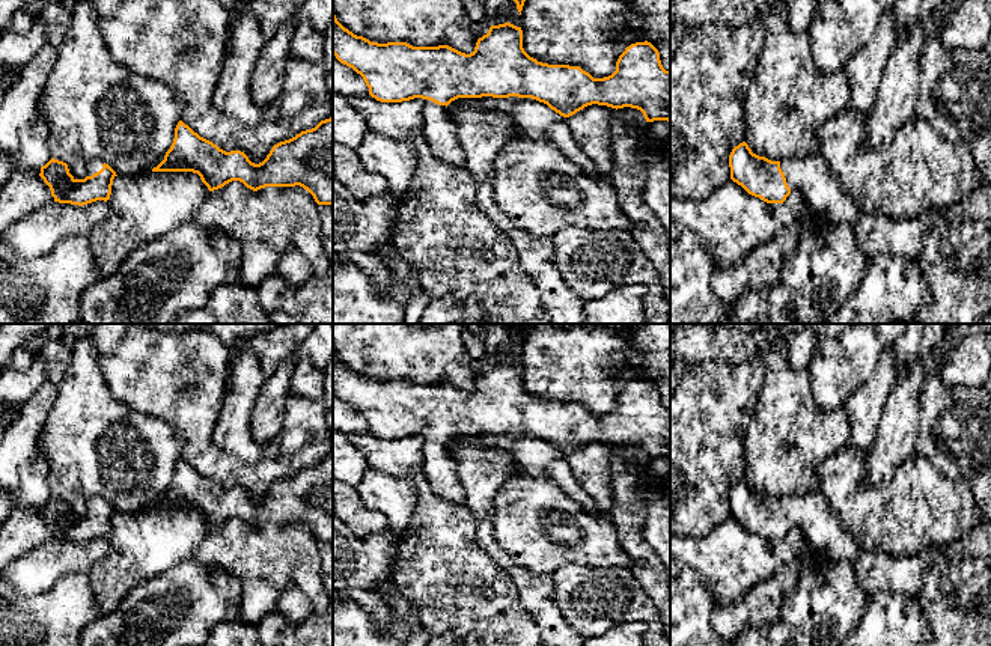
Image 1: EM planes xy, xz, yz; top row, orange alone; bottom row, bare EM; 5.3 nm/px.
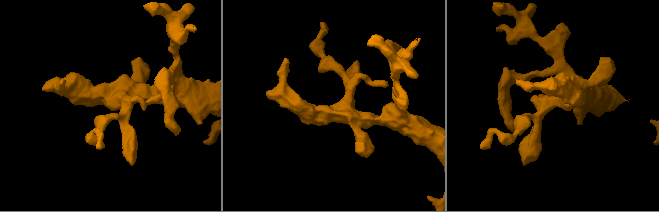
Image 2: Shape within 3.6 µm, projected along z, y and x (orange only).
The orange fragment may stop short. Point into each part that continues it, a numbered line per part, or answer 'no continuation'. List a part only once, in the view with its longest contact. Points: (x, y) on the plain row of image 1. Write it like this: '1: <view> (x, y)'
1: yz (827, 535)

